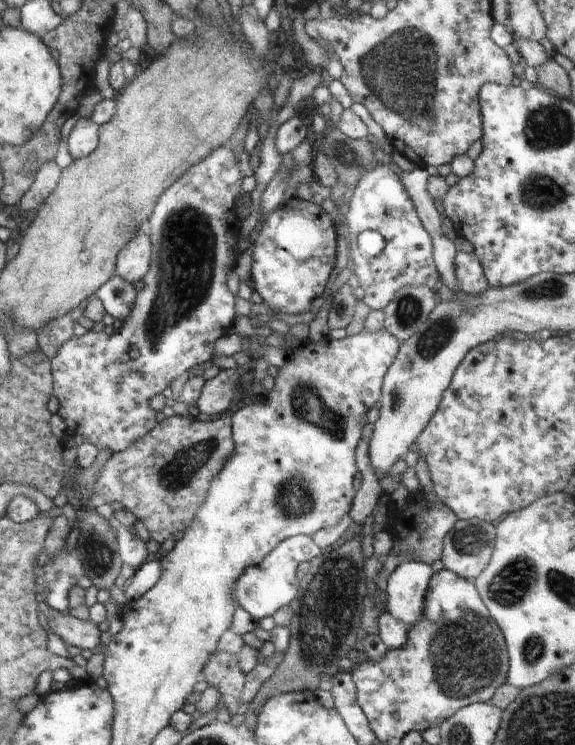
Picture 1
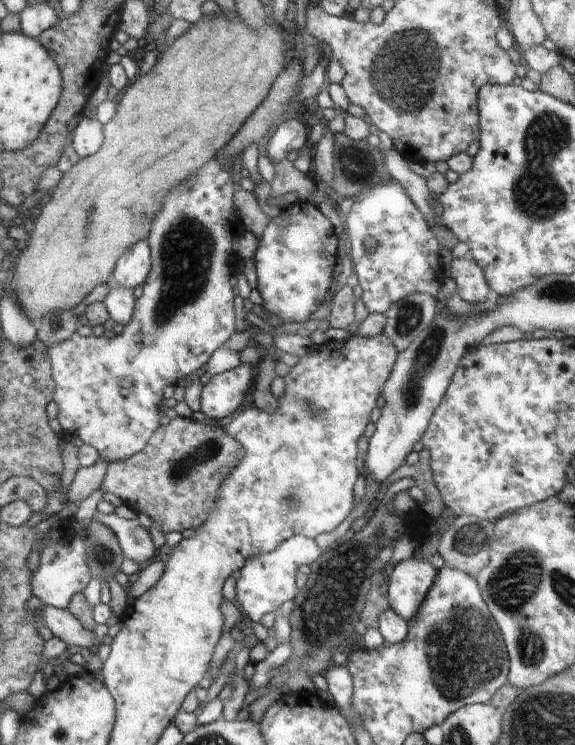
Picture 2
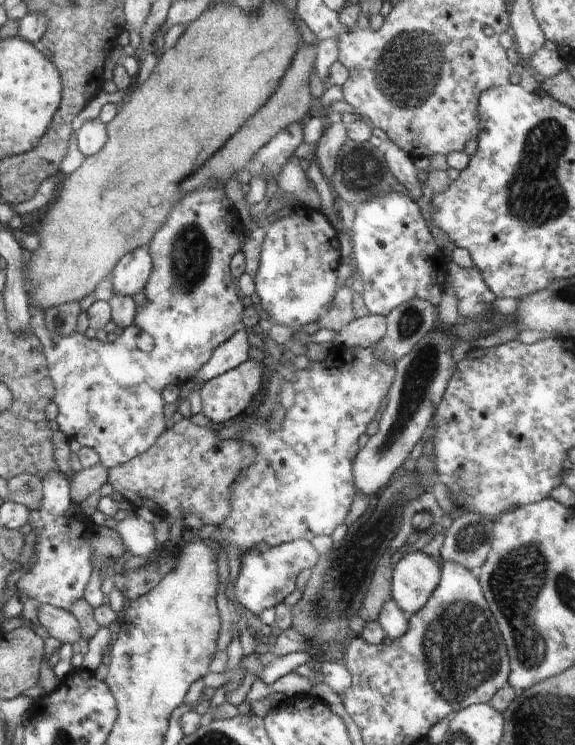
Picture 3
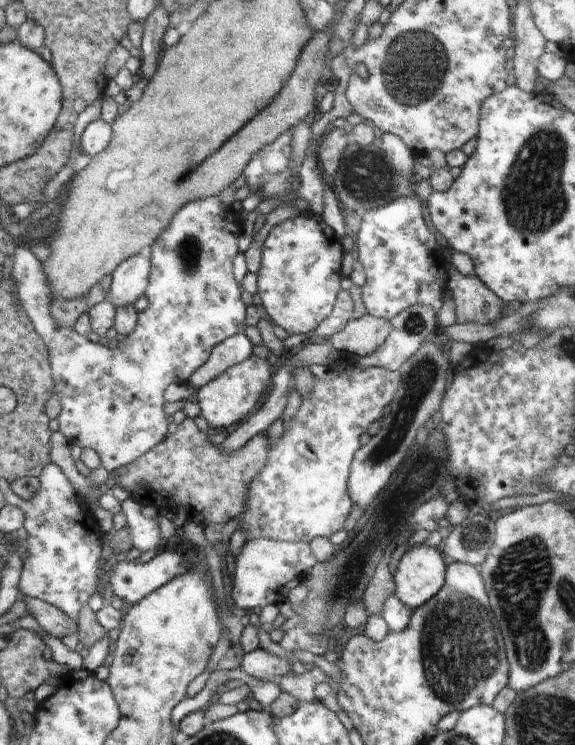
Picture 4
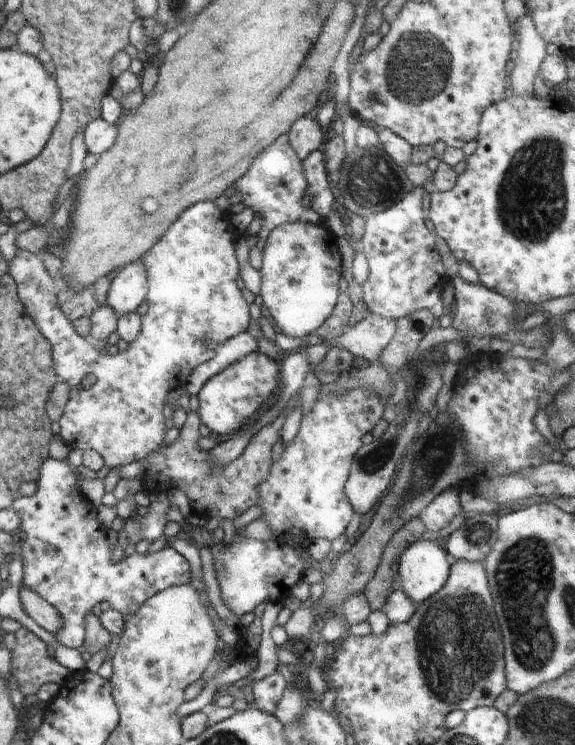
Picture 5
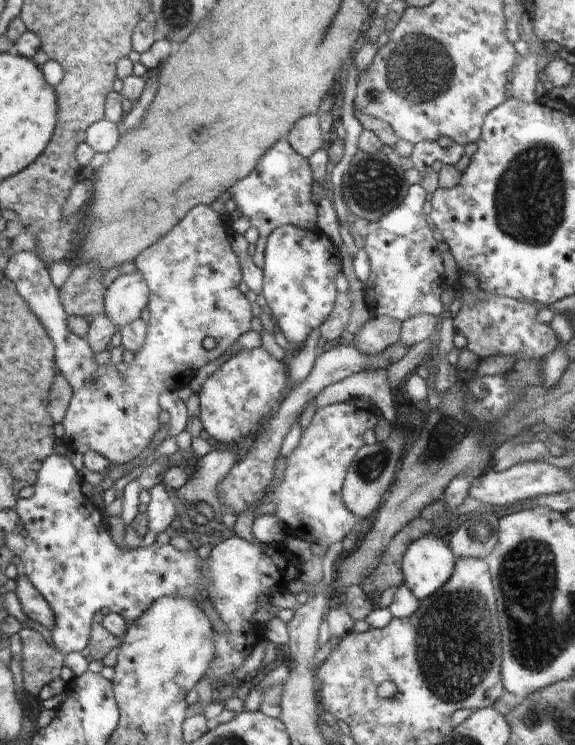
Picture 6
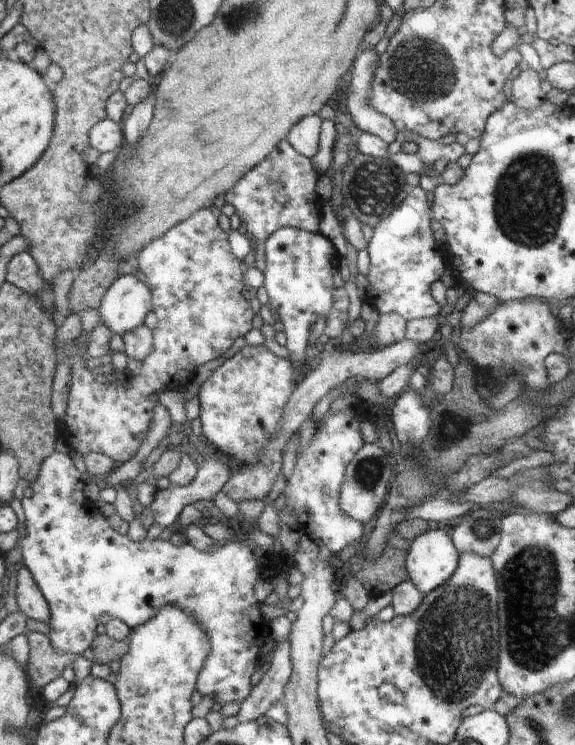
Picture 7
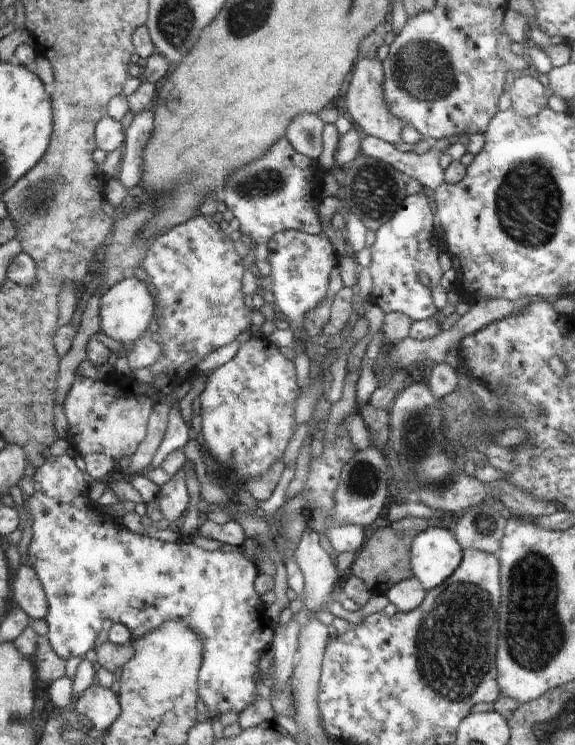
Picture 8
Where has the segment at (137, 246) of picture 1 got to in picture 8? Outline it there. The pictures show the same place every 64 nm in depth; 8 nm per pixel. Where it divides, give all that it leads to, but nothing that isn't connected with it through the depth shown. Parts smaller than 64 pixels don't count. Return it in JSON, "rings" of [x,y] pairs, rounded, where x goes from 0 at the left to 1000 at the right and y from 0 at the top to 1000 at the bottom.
{"rings":[[[233,370],[209,376],[176,400],[177,446],[217,464],[237,458],[254,444],[264,424],[268,424],[268,400],[257,392],[254,381],[247,381],[247,377]]]}

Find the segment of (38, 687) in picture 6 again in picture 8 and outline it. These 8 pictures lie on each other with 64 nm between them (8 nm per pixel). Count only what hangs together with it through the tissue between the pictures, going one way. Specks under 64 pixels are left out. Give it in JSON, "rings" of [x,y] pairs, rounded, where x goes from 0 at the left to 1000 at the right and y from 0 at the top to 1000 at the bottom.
{"rings":[[[68,850],[64,875],[57,881],[64,894],[66,910],[80,918],[90,918],[117,906],[120,886],[106,883],[92,870],[82,850]]]}

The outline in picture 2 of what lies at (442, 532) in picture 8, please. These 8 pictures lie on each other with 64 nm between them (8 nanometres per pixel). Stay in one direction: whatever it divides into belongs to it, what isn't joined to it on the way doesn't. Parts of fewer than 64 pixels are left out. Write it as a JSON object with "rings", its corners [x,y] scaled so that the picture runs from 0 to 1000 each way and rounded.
{"rings":[[[717,746],[696,753],[675,769],[678,816],[706,834],[723,828],[763,772],[746,752]]]}

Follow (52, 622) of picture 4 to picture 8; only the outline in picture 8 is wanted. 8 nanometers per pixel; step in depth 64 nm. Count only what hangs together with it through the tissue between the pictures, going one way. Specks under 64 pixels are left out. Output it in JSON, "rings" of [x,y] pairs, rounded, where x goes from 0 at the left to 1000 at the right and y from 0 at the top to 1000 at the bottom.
{"rings":[[[37,760],[23,788],[24,804],[56,832],[82,834],[87,823],[85,804],[57,760]]]}

